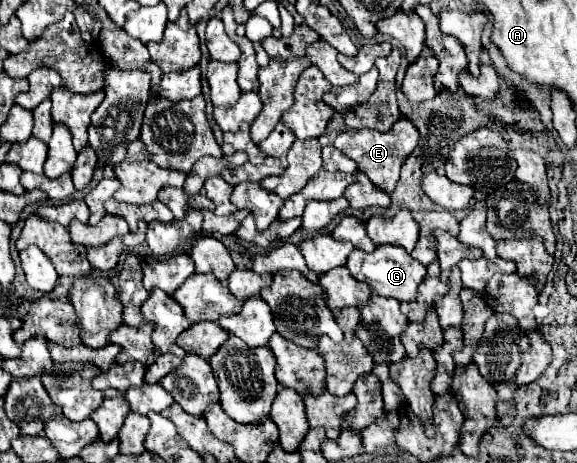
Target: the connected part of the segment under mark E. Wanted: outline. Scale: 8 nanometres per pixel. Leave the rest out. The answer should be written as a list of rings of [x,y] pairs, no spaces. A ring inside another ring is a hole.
[[[400,117],[400,121],[396,121],[388,133],[378,133],[374,129],[358,129],[358,131],[348,129],[344,133],[338,133],[338,137],[334,141],[334,147],[340,149],[352,161],[356,161],[358,167],[362,169],[362,173],[366,173],[366,177],[380,191],[384,191],[388,195],[394,191],[394,187],[398,183],[402,163],[408,159],[408,155],[414,151],[416,145],[418,145],[418,129],[406,117]]]

